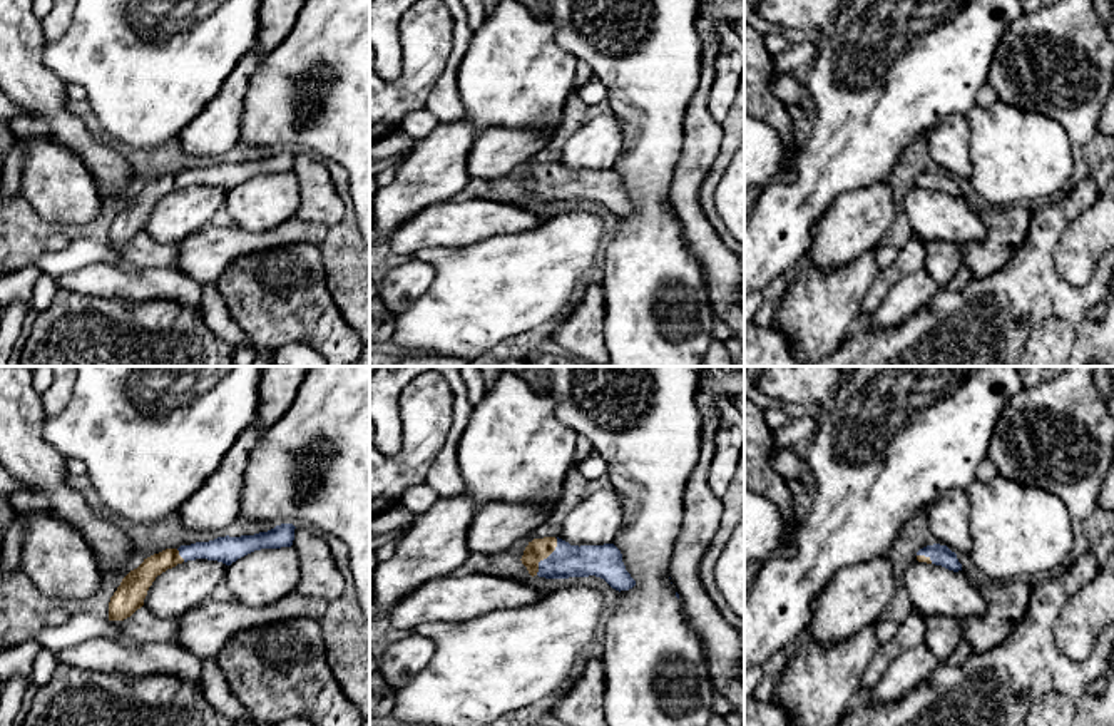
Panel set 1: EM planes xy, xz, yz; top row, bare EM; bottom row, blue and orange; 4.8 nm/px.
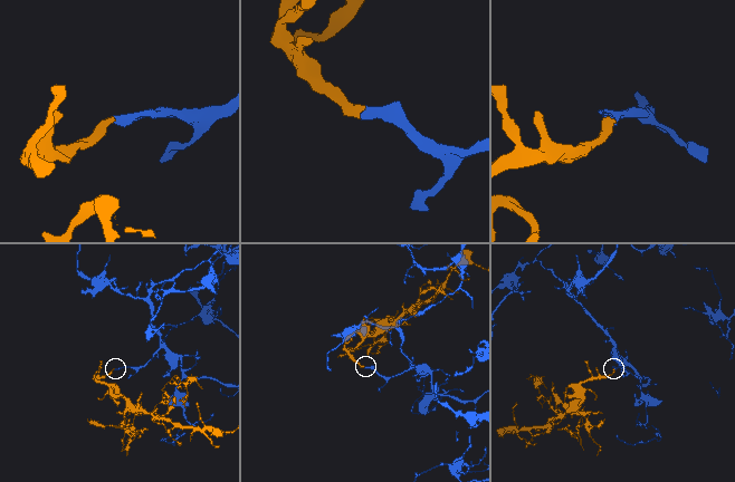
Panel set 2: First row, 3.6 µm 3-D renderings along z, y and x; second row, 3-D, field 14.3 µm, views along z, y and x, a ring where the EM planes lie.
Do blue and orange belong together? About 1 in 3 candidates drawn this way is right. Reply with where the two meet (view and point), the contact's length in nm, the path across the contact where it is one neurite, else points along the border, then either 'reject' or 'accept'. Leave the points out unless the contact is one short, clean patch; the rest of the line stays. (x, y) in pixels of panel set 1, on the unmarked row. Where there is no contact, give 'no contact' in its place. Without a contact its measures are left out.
meets blue in xz at (547, 183); contact 200 nm long; runs through xz (567, 186), (547, 183), (539, 174); accept

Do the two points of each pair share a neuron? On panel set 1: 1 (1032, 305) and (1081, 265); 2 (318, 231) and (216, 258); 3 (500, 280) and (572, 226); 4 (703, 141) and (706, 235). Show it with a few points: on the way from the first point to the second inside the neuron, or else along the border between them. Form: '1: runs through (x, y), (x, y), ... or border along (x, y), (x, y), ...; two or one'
1: border along (1057, 241), (1056, 271), (1066, 281), (1084, 286); two
2: runs through (293, 231), (263, 241), (241, 243); one
3: runs through (519, 280), (554, 245); one
4: runs through (693, 164), (689, 171), (689, 211); one

